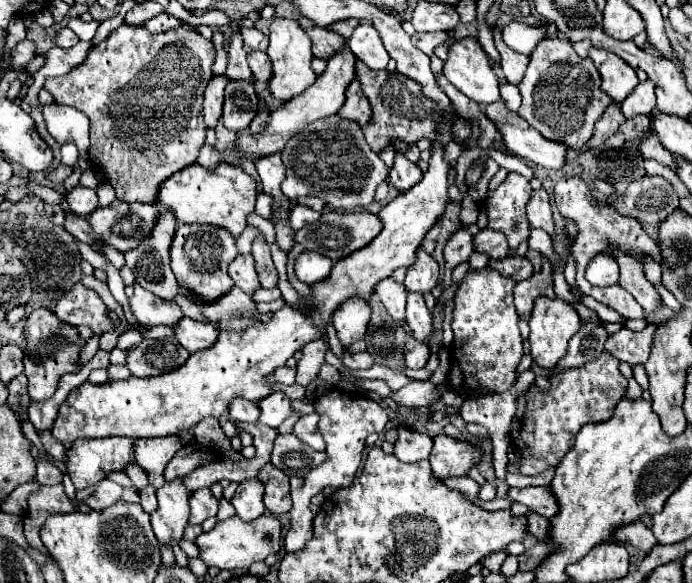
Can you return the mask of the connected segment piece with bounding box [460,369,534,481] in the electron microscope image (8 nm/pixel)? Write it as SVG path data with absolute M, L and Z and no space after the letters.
M528 369L528 371L524 371L516 377L516 383L508 391L486 395L486 397L474 397L474 399L464 401L464 405L460 407L460 415L464 417L466 423L478 423L478 425L488 429L488 435L490 435L490 441L492 441L492 447L494 447L494 457L492 457L494 473L502 481L504 481L504 475L506 475L506 463L508 463L506 451L510 447L510 425L512 425L512 417L516 413L516 399L518 399L518 395L528 391L532 381L534 381L534 371Z

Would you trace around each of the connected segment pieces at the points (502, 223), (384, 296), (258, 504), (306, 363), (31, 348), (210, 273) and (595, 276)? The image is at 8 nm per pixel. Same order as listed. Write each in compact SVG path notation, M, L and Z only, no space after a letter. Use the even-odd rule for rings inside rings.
M510 173L504 183L486 193L482 201L488 215L488 229L502 231L508 239L510 251L514 251L530 235L526 219L526 203L532 197L530 183L518 173Z
M392 277L382 279L374 291L378 293L378 297L382 299L384 307L388 309L388 315L392 319L404 319L404 311L406 311L406 295L408 289L404 287L404 283L396 283Z
M248 479L242 481L232 497L232 505L236 507L236 513L242 521L252 521L264 515L266 507L262 503L264 497L264 483L260 479Z
M322 339L310 341L302 347L302 357L298 361L298 373L296 373L296 383L302 387L308 387L320 371L320 365L324 363L324 353L326 353L326 343Z
M36 309L26 319L26 357L24 357L24 375L28 377L28 395L32 401L44 401L50 399L58 387L60 375L64 373L78 373L80 367L80 349L84 347L84 341L80 339L76 327L70 327L62 323L54 313L48 309Z
M178 225L170 245L174 275L178 281L184 281L184 285L192 285L192 289L196 289L204 301L216 301L220 293L226 293L234 285L226 269L236 253L238 251L230 231L216 225Z
M598 255L598 257L594 257L590 261L588 269L586 269L586 279L592 285L600 285L600 287L616 285L618 283L618 277L620 277L618 263L610 255Z

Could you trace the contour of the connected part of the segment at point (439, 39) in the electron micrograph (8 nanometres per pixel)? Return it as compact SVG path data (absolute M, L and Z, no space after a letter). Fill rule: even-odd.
M414 33L412 35L412 45L426 55L434 55L434 47L444 43L448 39L446 33Z

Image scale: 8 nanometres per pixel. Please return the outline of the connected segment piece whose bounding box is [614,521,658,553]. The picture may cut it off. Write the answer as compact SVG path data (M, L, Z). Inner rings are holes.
M640 521L616 529L614 539L616 539L616 541L628 541L628 543L632 543L636 549L640 549L642 553L650 553L650 551L654 549L654 545L658 545L652 529L648 529L648 527L646 527L644 523L640 523Z

